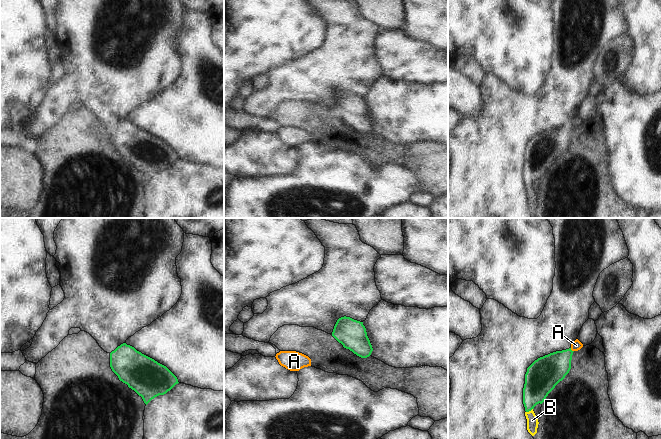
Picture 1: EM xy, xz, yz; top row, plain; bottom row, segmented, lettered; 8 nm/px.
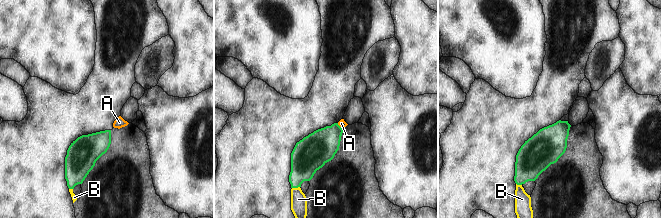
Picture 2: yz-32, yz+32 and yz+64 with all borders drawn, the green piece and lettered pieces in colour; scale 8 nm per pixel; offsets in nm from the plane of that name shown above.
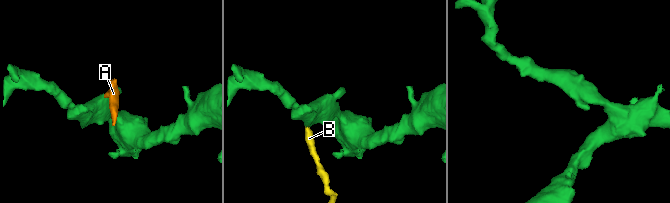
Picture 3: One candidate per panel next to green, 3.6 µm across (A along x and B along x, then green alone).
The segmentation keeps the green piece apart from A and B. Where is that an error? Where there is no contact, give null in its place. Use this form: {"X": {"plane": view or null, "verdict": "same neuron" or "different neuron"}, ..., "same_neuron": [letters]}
{"A": {"plane": "yz", "verdict": "different neuron"}, "B": {"plane": "yz", "verdict": "same neuron"}, "same_neuron": ["B"]}

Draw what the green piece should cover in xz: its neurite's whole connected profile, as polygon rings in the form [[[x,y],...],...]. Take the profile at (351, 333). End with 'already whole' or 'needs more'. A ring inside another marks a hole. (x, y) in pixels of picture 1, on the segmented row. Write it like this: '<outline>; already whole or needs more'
[[[344,316],[337,320],[332,336],[344,348],[349,349],[361,358],[369,357],[373,351],[363,322],[350,317]]]; already whole

